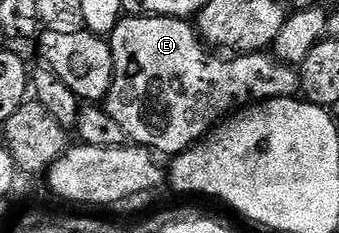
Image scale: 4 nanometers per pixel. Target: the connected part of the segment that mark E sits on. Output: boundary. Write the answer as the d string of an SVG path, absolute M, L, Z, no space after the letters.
M122 16L121 22L113 28L111 44L113 82L103 108L109 112L111 119L116 119L123 126L125 136L132 144L157 155L184 153L190 145L196 145L218 122L228 118L234 111L250 103L270 101L273 97L297 97L301 89L300 72L276 55L265 51L218 55L202 41L201 34L188 20L179 17Z

